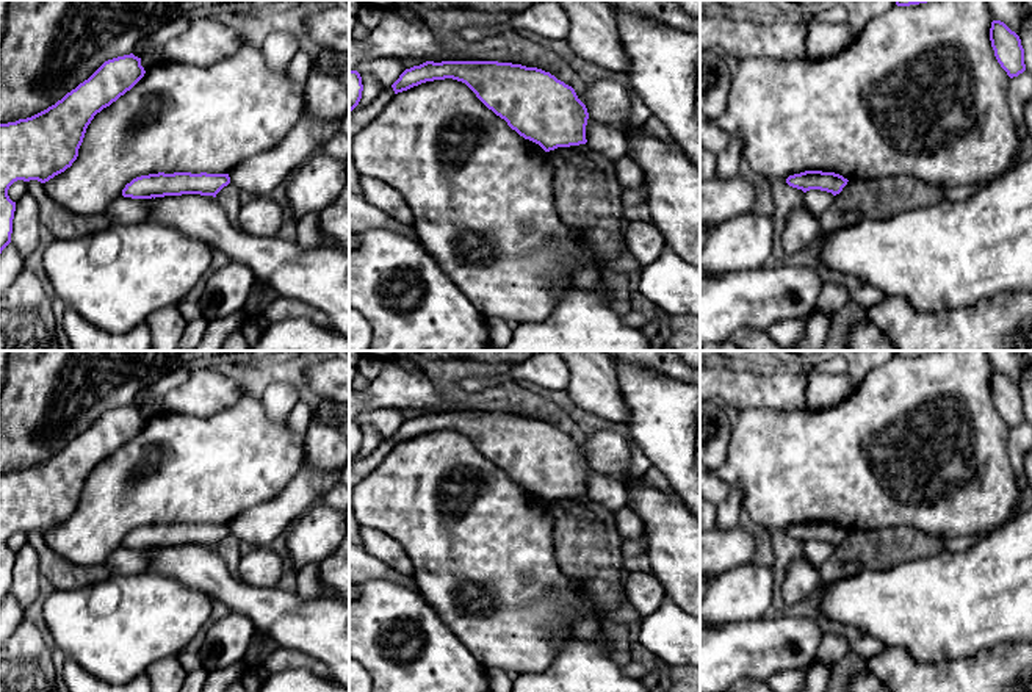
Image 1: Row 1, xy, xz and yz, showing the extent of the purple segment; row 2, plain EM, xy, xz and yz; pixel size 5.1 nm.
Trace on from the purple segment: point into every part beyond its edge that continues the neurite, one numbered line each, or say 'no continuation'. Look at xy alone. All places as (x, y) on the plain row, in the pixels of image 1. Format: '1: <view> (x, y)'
no continuation

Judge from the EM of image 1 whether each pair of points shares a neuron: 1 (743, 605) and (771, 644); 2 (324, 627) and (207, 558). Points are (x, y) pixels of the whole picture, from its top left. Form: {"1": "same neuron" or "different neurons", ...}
{"1": "different neurons", "2": "same neuron"}

